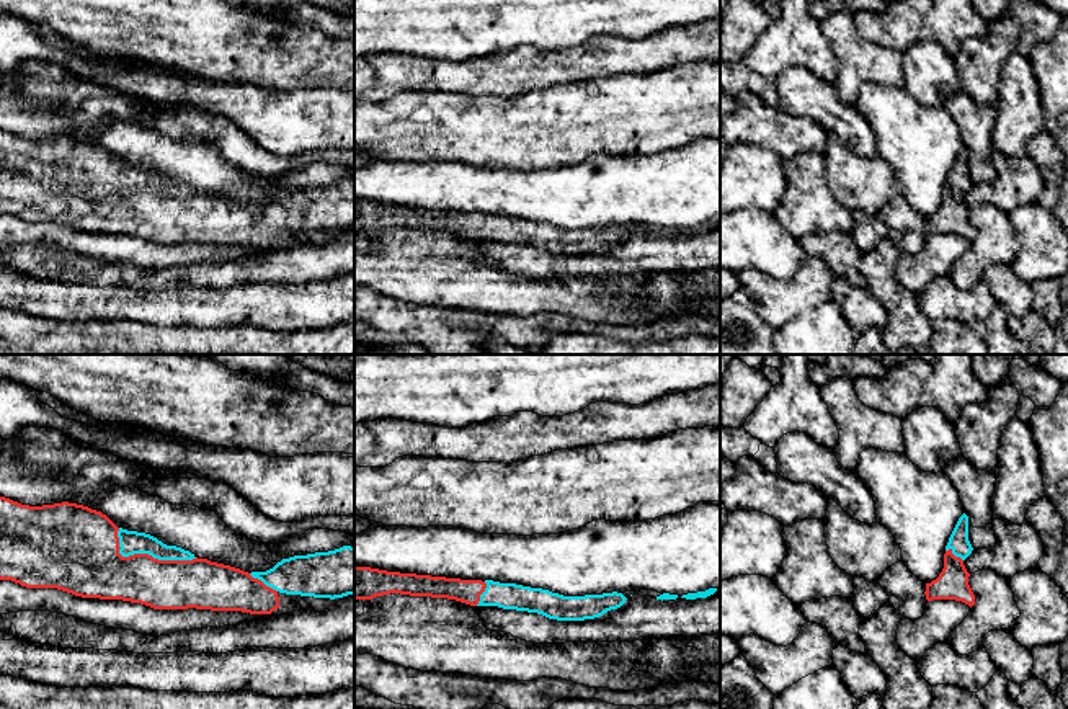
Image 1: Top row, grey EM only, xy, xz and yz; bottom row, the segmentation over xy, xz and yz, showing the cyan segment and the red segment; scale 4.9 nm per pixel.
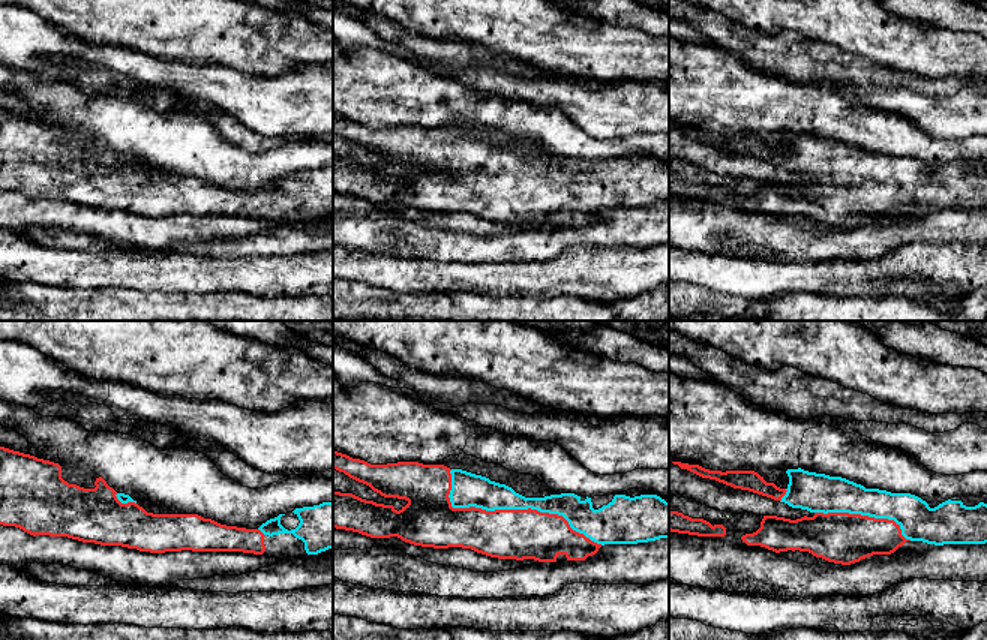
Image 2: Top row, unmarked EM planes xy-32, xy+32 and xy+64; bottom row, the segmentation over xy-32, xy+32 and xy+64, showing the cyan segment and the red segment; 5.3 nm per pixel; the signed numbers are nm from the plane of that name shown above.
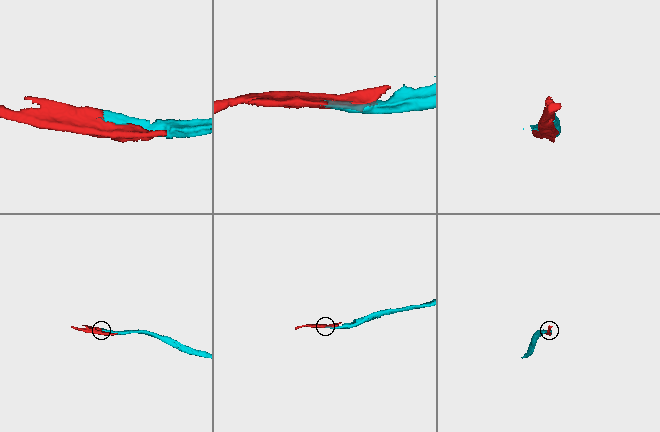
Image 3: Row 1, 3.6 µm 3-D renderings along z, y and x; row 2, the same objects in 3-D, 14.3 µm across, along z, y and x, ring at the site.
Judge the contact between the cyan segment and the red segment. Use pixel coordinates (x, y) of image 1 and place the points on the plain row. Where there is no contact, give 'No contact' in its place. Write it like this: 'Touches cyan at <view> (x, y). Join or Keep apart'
Touches cyan at xy (147, 187). Join

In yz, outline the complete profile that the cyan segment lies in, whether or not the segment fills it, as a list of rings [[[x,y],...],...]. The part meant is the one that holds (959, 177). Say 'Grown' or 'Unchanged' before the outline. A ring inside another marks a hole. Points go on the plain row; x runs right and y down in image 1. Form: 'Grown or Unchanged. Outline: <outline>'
Grown. Outline: [[[963,147],[946,180],[944,203],[936,214],[926,217],[926,234],[955,234],[975,239],[975,229],[968,219],[970,207],[963,194],[972,188],[973,181],[968,175],[968,150]]]

